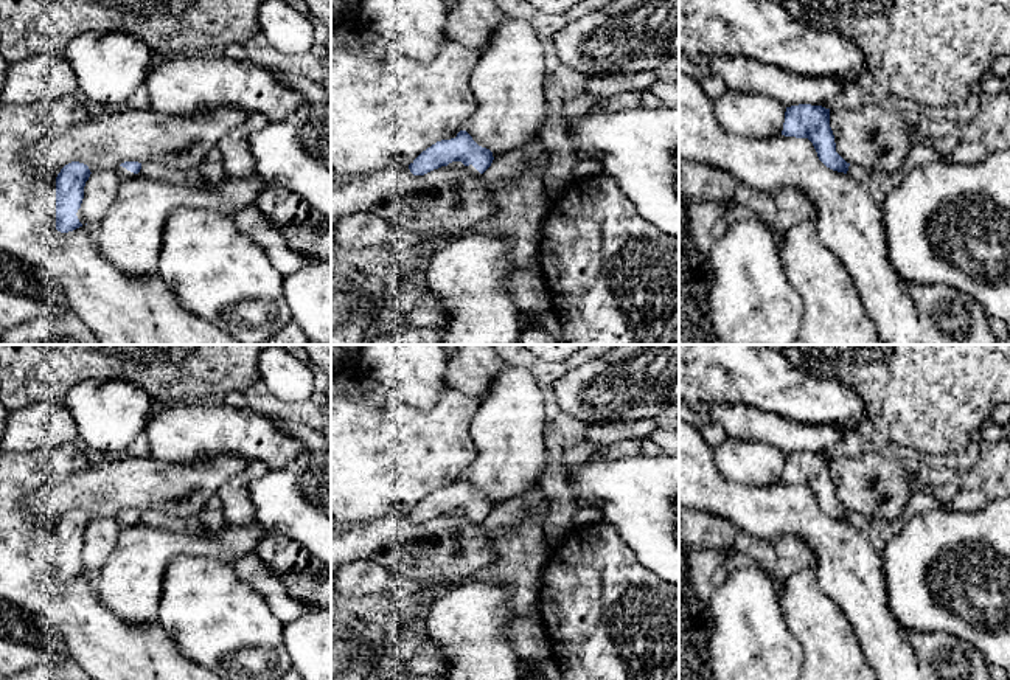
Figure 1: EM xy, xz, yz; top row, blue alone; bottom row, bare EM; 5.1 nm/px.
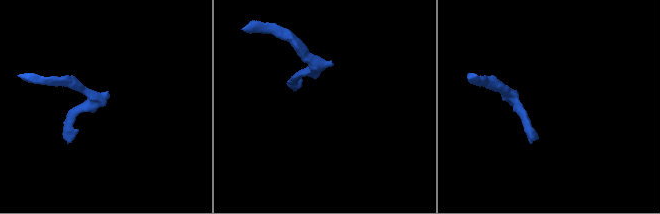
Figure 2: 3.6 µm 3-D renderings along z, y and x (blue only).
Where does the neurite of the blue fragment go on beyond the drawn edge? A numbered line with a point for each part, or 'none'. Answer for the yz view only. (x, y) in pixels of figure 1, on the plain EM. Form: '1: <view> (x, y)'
none

